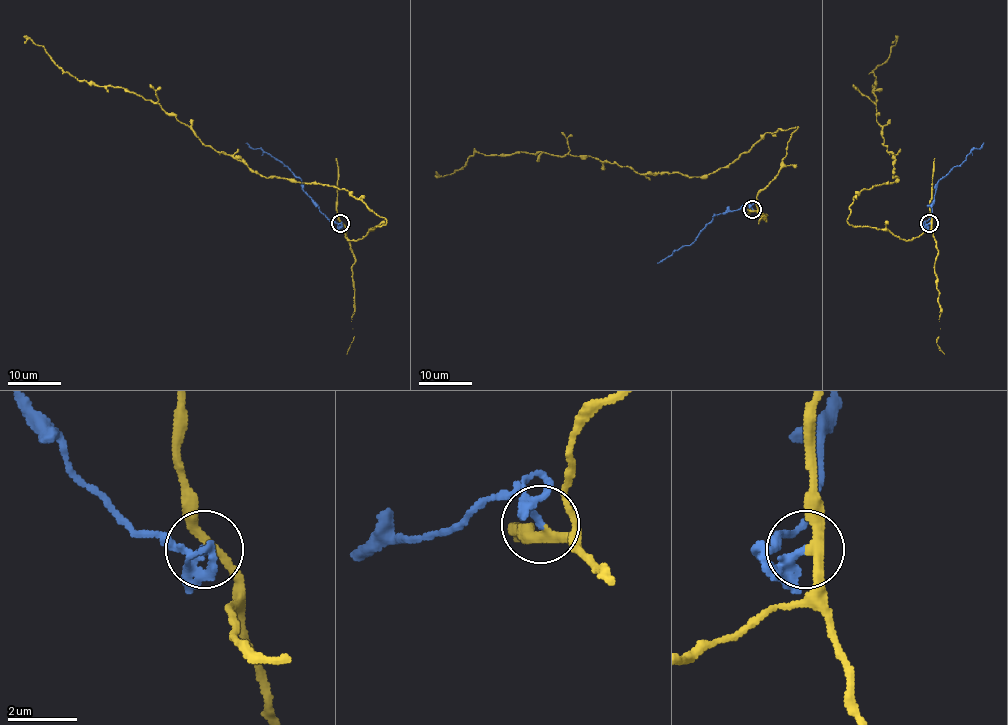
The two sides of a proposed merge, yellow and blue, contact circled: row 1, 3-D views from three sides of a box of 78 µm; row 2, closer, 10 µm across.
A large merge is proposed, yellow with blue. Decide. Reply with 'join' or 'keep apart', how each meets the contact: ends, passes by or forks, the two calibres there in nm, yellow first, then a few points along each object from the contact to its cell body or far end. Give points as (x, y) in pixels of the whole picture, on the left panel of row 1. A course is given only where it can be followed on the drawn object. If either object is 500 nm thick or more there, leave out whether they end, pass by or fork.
keep apart; yellow passes by; blue passes by; 260 nm thick on the yellow side, 190 nm on the other; yellow runs (341, 223), (358, 240), (386, 220), (344, 189), (261, 176), (206, 146), (157, 103), (79, 82), (24, 43); blue runs (340, 223), (331, 221), (321, 212), (302, 189), (301, 181), (278, 160), (263, 150), (253, 149), (246, 142)

